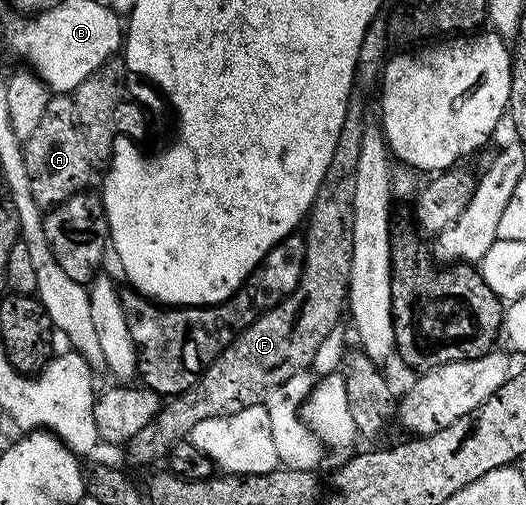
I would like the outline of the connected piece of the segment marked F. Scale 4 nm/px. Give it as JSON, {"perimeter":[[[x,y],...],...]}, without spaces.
{"perimeter":[[[352,94],[347,101],[347,120],[341,125],[337,145],[331,147],[329,169],[323,171],[321,185],[315,189],[315,200],[309,204],[309,214],[305,220],[307,231],[305,241],[305,261],[301,269],[301,281],[297,289],[289,293],[275,307],[268,308],[258,316],[245,330],[237,335],[209,365],[209,369],[198,379],[194,386],[168,400],[153,422],[145,425],[125,445],[127,459],[131,463],[151,463],[167,454],[179,441],[190,436],[193,426],[200,421],[214,417],[232,416],[243,409],[264,404],[269,394],[287,379],[301,371],[307,371],[315,362],[317,350],[329,333],[338,328],[338,321],[347,307],[347,286],[351,272],[351,250],[353,237],[353,193],[357,193],[357,160],[361,157],[361,141],[365,124],[363,114],[367,111],[367,99],[363,95]]]}

